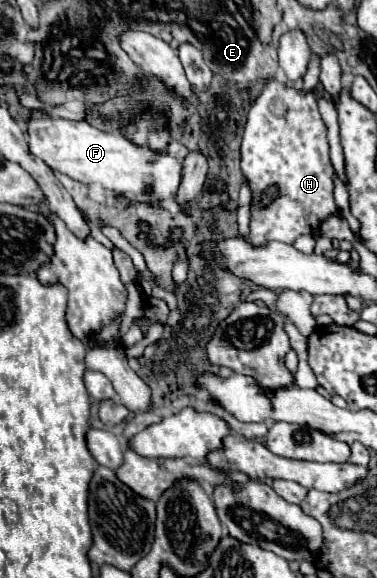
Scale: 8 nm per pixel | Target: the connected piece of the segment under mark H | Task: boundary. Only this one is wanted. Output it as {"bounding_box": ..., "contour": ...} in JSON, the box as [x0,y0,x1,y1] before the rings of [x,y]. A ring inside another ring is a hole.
{"bounding_box":[240,80,338,246],"contour":[[[268,80],[248,112],[248,122],[246,122],[240,154],[242,154],[242,160],[240,160],[242,176],[252,192],[248,240],[254,246],[266,246],[268,242],[294,244],[294,240],[304,234],[316,234],[320,224],[326,218],[338,214],[338,206],[334,202],[334,170],[328,156],[326,124],[320,116],[318,96],[314,90],[302,92],[302,90],[286,86],[284,82]],[[270,188],[274,188],[274,194],[270,202],[262,206],[260,202]]]}

